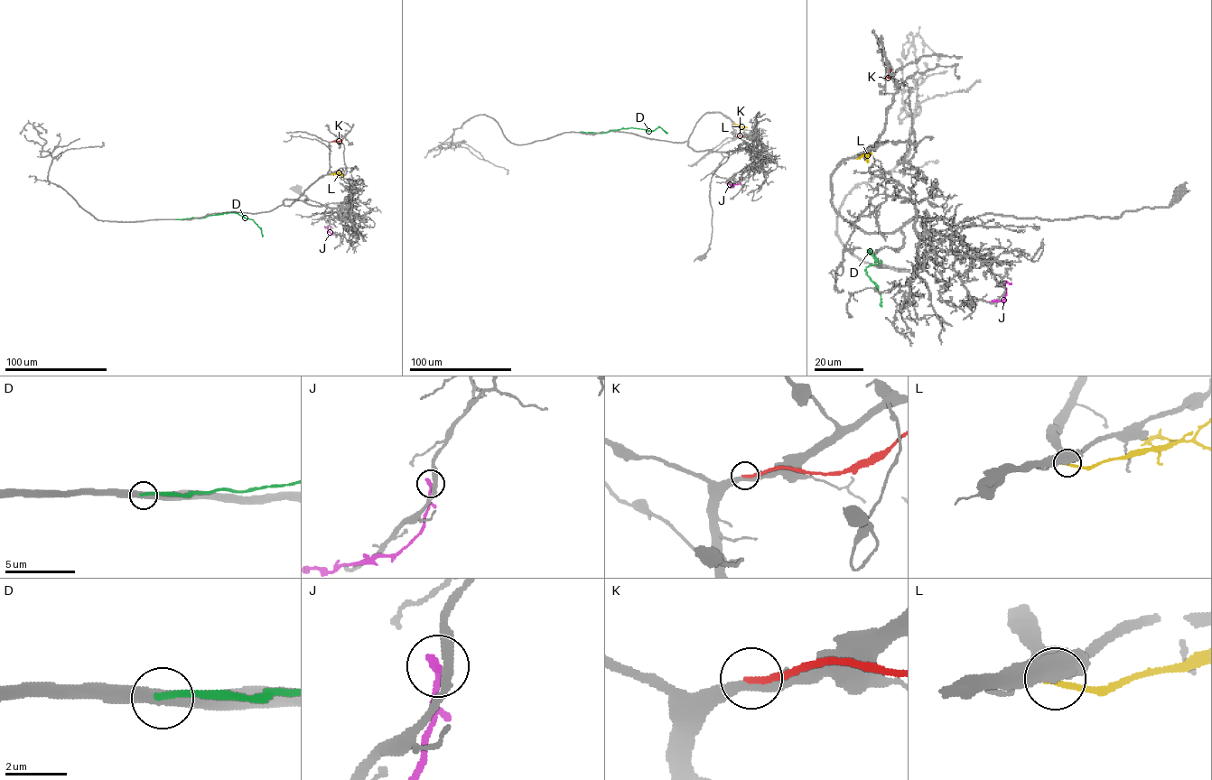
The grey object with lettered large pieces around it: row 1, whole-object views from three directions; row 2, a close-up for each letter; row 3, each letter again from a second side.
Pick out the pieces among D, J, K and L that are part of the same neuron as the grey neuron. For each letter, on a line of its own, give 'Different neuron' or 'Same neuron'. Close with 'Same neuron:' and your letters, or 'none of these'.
D: Different neuron
J: Different neuron
K: Different neuron
L: Different neuron
Same neuron: none of these

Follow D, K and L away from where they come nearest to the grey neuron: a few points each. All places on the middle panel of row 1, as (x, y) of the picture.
D: (579, 132), (604, 133), (628, 128), (652, 131), (658, 126), (666, 133)
K: (735, 137), (749, 136)
L: (733, 123), (747, 127)

